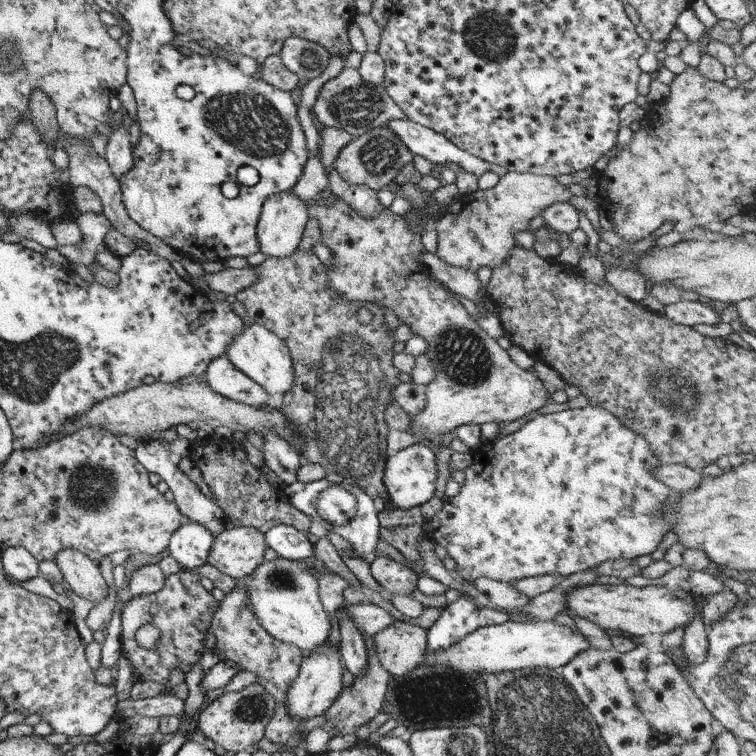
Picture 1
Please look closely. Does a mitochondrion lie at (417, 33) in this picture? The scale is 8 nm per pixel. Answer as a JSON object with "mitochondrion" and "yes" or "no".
{"mitochondrion":"no"}

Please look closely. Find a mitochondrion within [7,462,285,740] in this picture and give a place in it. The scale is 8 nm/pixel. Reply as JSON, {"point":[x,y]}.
{"point":[252,708]}

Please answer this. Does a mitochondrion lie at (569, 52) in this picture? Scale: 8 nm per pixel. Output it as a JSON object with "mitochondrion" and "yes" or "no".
{"mitochondrion":"no"}

